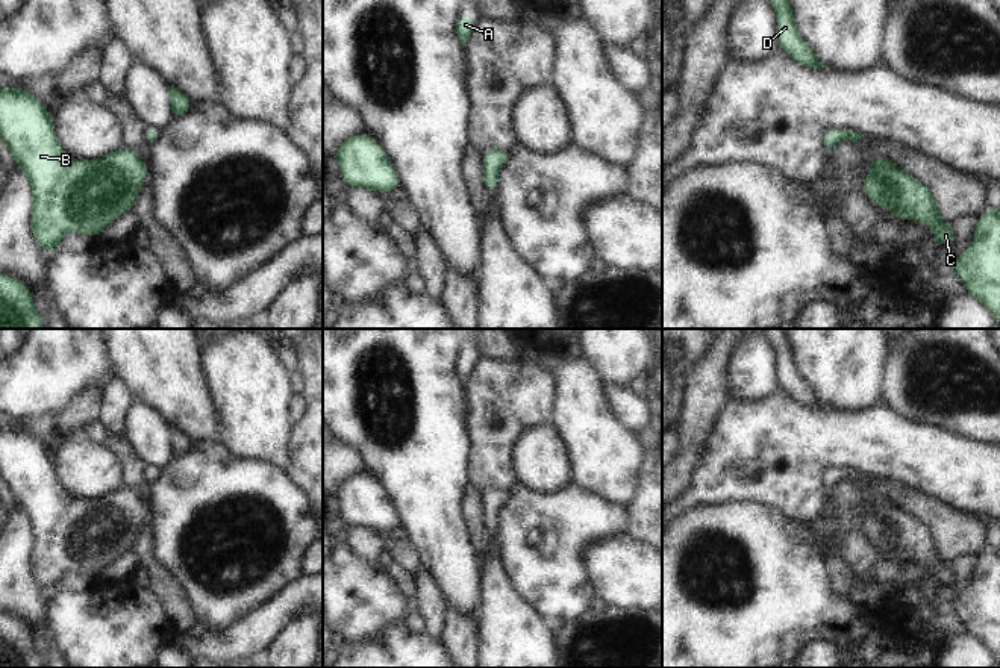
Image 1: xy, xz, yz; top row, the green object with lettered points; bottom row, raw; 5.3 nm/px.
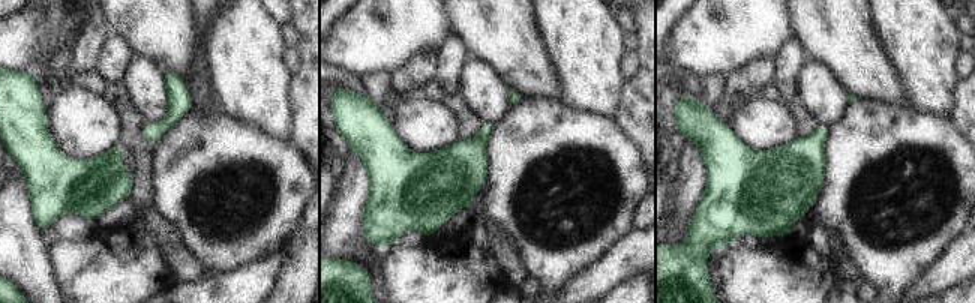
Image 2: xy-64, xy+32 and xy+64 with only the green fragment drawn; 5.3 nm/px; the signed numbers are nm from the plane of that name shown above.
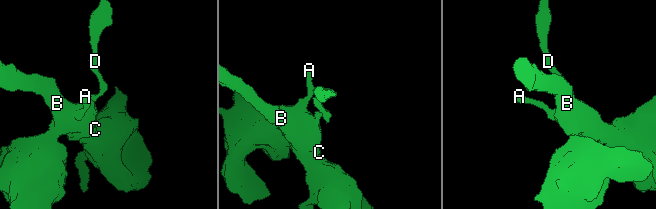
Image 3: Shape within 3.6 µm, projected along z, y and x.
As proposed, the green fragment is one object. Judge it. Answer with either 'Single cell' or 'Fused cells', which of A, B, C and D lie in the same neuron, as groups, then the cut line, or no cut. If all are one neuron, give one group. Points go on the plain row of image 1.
Single cell. Groups: A B C D. No split

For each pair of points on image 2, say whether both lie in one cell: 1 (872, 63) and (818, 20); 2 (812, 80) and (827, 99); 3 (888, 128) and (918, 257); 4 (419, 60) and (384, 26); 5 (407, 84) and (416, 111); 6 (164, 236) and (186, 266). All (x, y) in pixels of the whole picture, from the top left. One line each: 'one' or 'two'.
1: one
2: one
3: one
4: two
5: two
6: one

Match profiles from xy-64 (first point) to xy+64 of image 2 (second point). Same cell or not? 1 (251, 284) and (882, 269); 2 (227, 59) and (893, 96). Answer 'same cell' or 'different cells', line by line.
1: different cells
2: different cells

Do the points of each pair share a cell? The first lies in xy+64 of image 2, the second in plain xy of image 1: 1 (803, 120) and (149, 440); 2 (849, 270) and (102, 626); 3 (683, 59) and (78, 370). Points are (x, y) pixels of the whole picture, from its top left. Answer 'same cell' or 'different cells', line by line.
1: different cells
2: different cells
3: same cell

